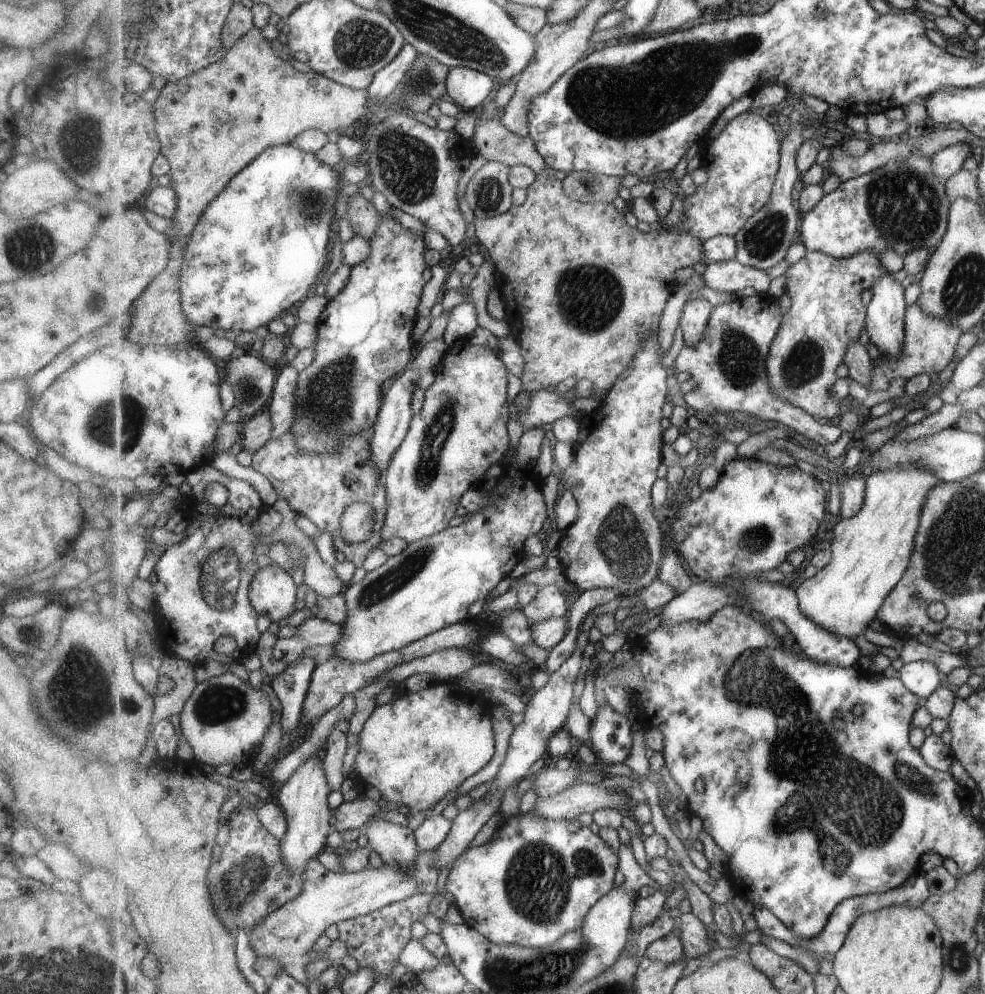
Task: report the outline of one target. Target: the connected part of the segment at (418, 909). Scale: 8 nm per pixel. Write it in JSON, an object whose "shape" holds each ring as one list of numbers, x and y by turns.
{"shape":[[421,893,412,897,393,902,389,907,379,909,368,915,355,919,347,919,337,924,339,938,349,947,348,954,354,957,361,967,373,967,385,977,401,969,400,958,403,949,413,938,411,928,415,922,420,922,429,914,429,908,439,893]]}

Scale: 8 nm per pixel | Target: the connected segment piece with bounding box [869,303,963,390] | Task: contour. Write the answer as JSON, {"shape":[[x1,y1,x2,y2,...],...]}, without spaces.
{"shape":[[914,303,906,308,906,337,904,342,904,354,899,358,891,361,885,356,880,360,884,363,875,366,875,374,872,385,869,387,873,390,885,390,891,386,893,378,901,377,907,381,913,376,919,376,923,372,929,374,939,374,943,372,949,362,955,356,957,342,961,338,962,329,955,323,950,323,941,319,937,315,927,314,922,307]]}

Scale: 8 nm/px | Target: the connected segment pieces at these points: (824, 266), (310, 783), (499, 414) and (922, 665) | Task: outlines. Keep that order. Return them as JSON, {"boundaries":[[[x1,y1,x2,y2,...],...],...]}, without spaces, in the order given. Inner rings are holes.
{"boundaries":[[[809,251,798,263,786,270,785,294,791,298,791,308,783,317,782,328,771,345,770,357,766,362,767,386,776,395,793,406,806,410,816,419,842,418,843,402,840,398,831,396,831,388,839,380,837,368,844,364,847,349,851,343,856,343,861,338,861,332,865,328,867,306,861,300,861,292,871,290,884,273,887,273,887,269,873,251,863,251,848,259,838,259,821,251]],[[321,757,310,758,280,788,277,798,287,822,286,835,282,838,282,854,286,859,286,866,290,867,290,872,294,875,302,876,308,864,327,849,325,842,333,831,330,823,333,809,329,808,331,791]],[[468,343,455,354,453,350,447,351,436,374,436,380,425,390,423,408,414,413,410,432,384,473,389,508,380,532,382,540,403,538,412,543,445,530,459,510,461,496,469,488,483,485,487,470,495,464,501,464,507,452,515,452,507,432,511,414,507,392,509,372,497,350]],[[929,661,905,663,898,671,905,686,918,697,928,699,943,684,942,672]]]}

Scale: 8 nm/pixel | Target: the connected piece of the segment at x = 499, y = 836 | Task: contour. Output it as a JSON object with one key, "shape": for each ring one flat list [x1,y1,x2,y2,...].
{"shape":[[519,813,507,821,500,827,498,833,495,833,488,841,484,842,478,847,469,847,465,853,463,853,452,866,445,888,454,897,454,904,457,906,460,914,463,916,463,920,470,927,477,929,483,936,490,938,494,943,519,943,524,947,545,948,549,945,554,945,559,941,561,937,582,929,584,922,586,921,586,914,590,913,590,910,594,906,609,894,615,886,615,876,617,876,617,870,619,870,620,857,615,854,605,842,603,838,600,838,595,832,591,832,591,828,585,826,579,818,571,820,558,820,554,821,535,816,533,813]]}

